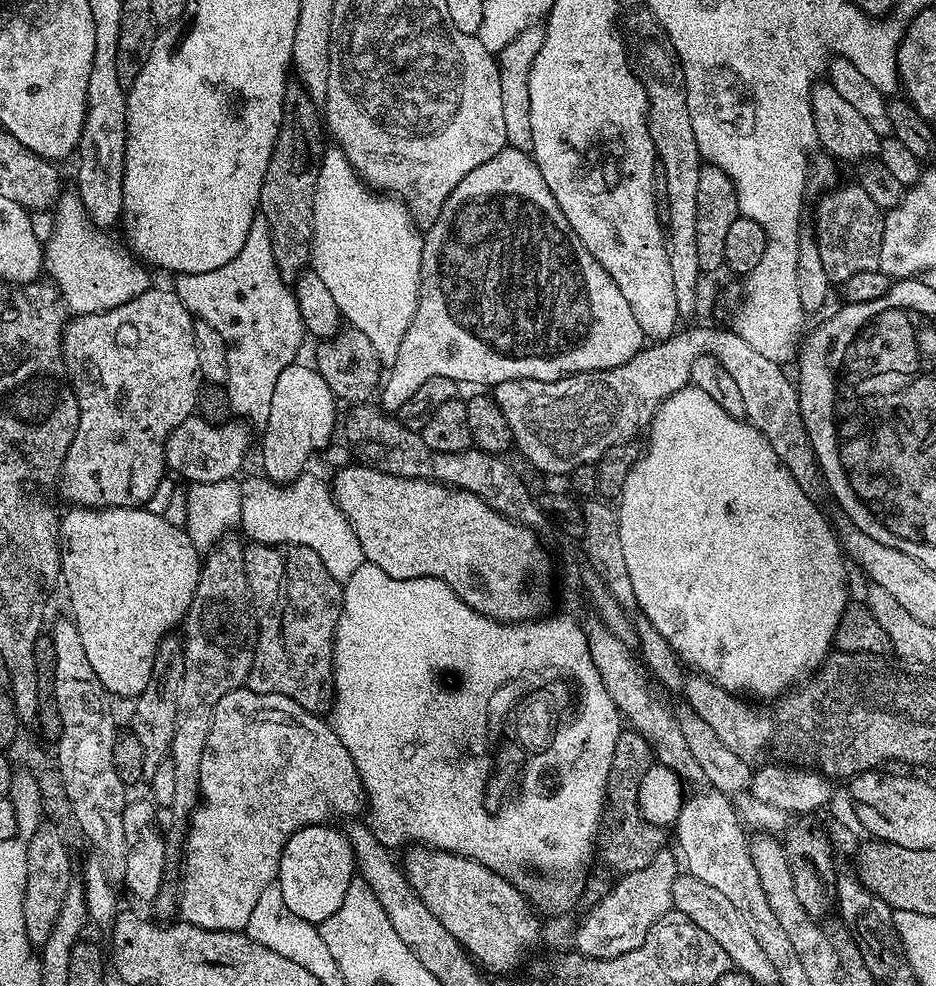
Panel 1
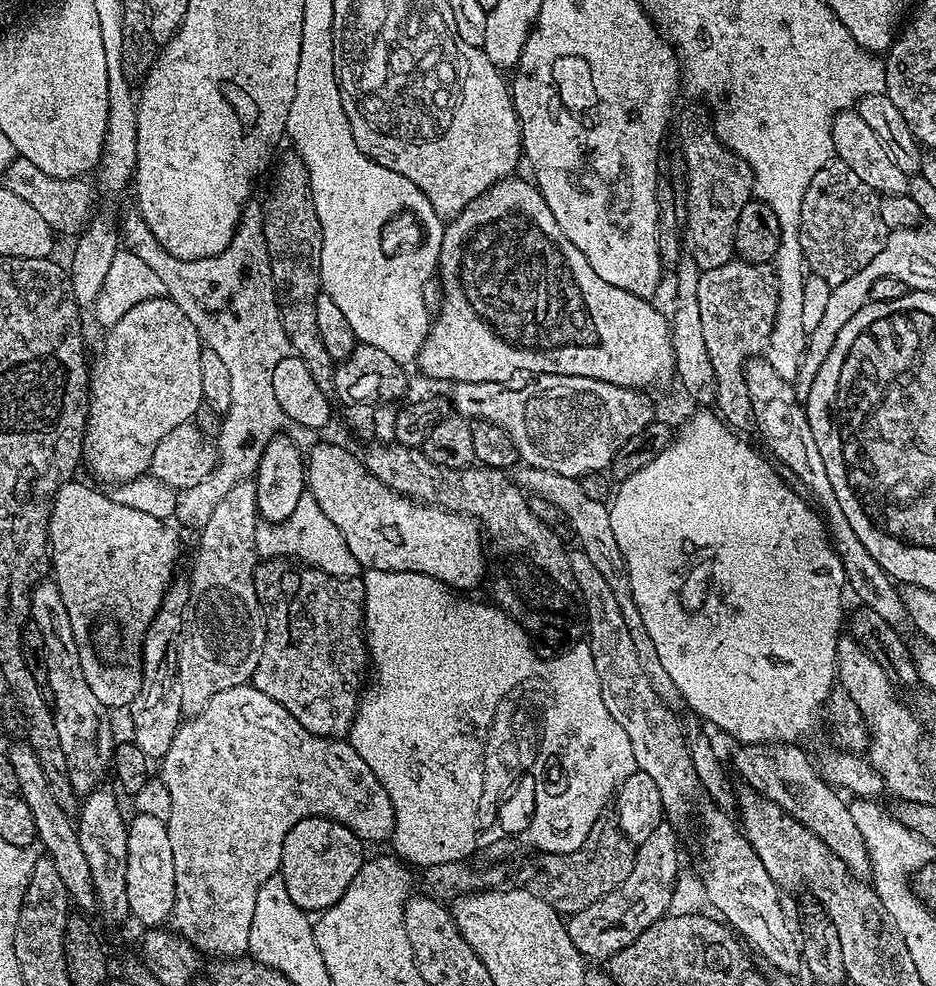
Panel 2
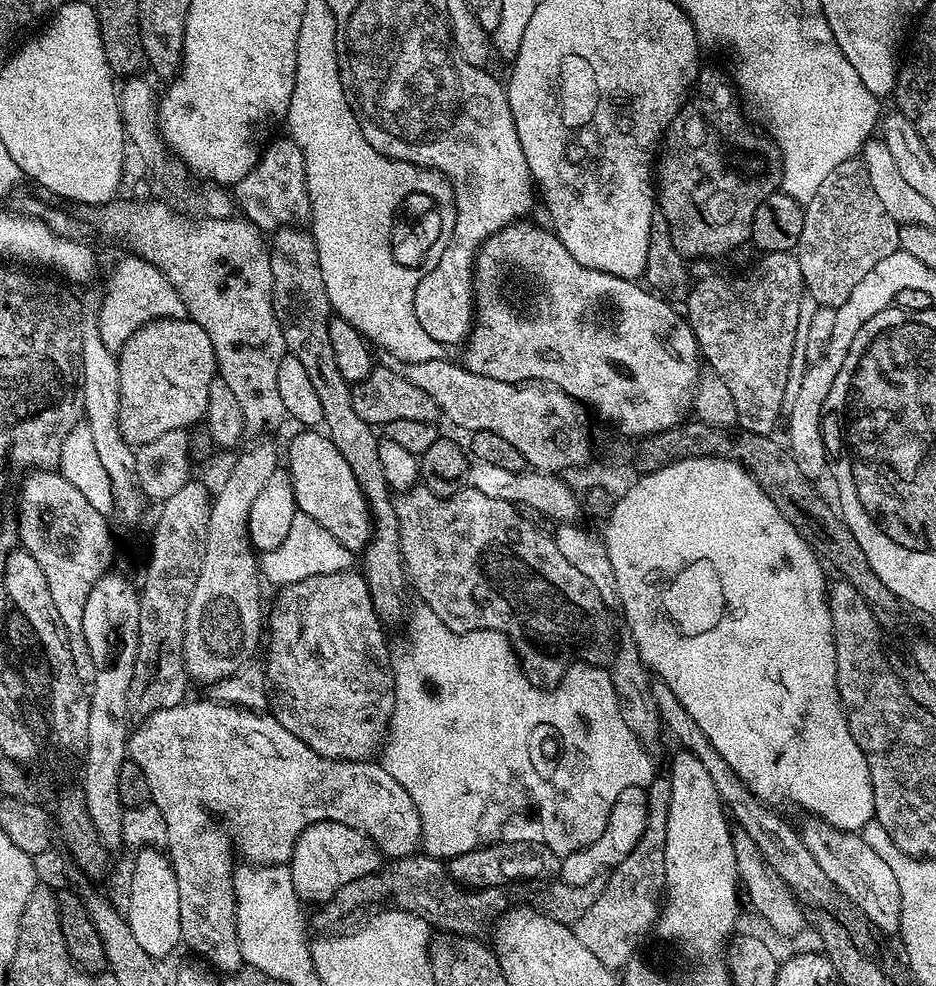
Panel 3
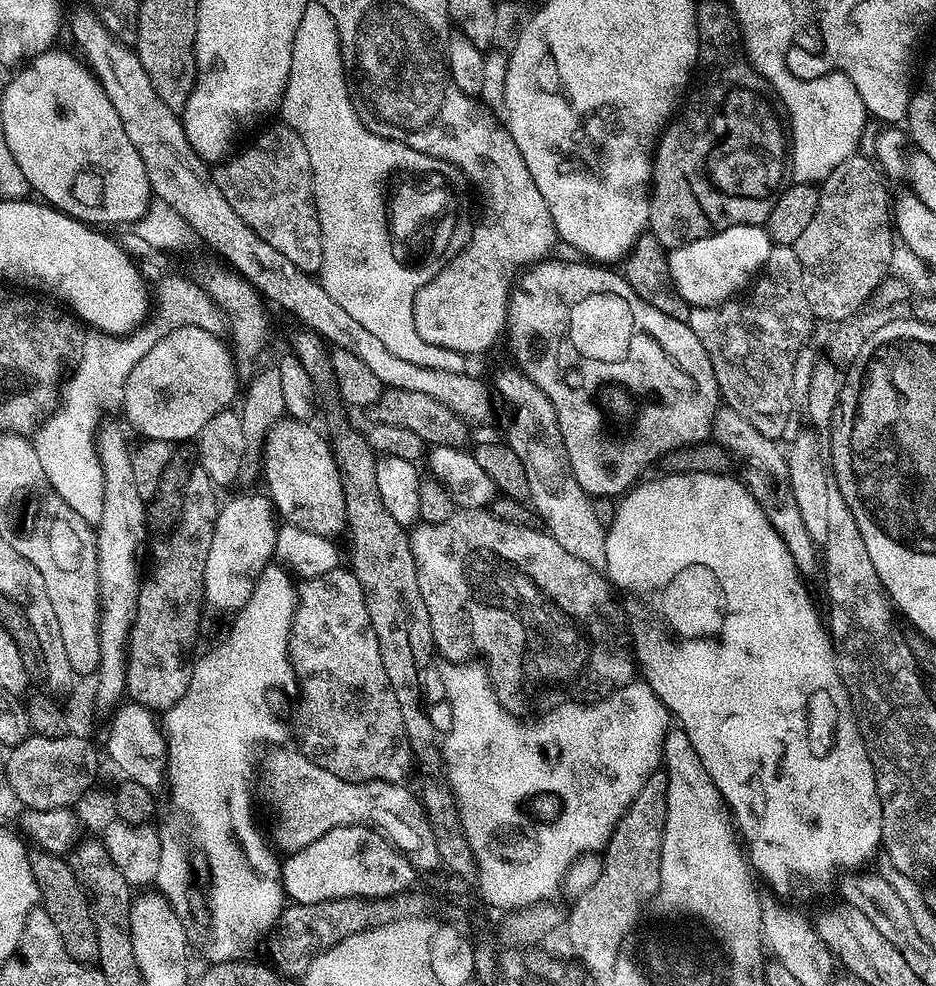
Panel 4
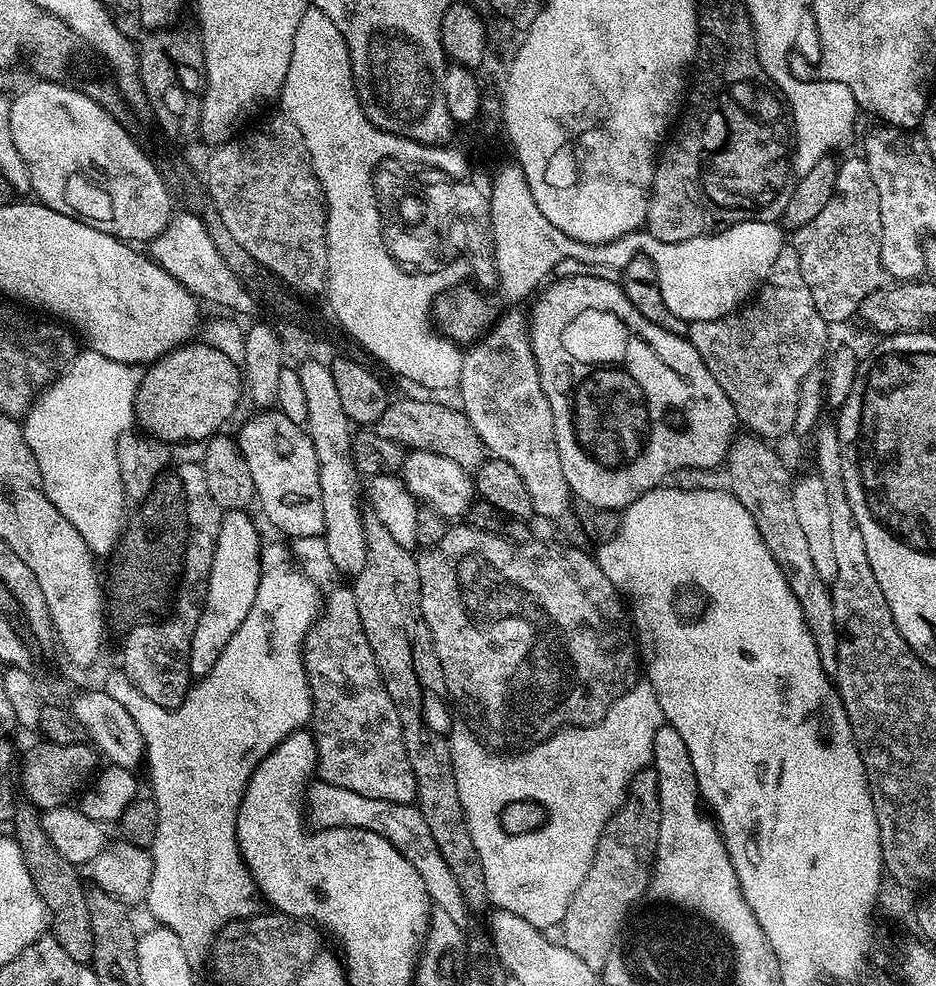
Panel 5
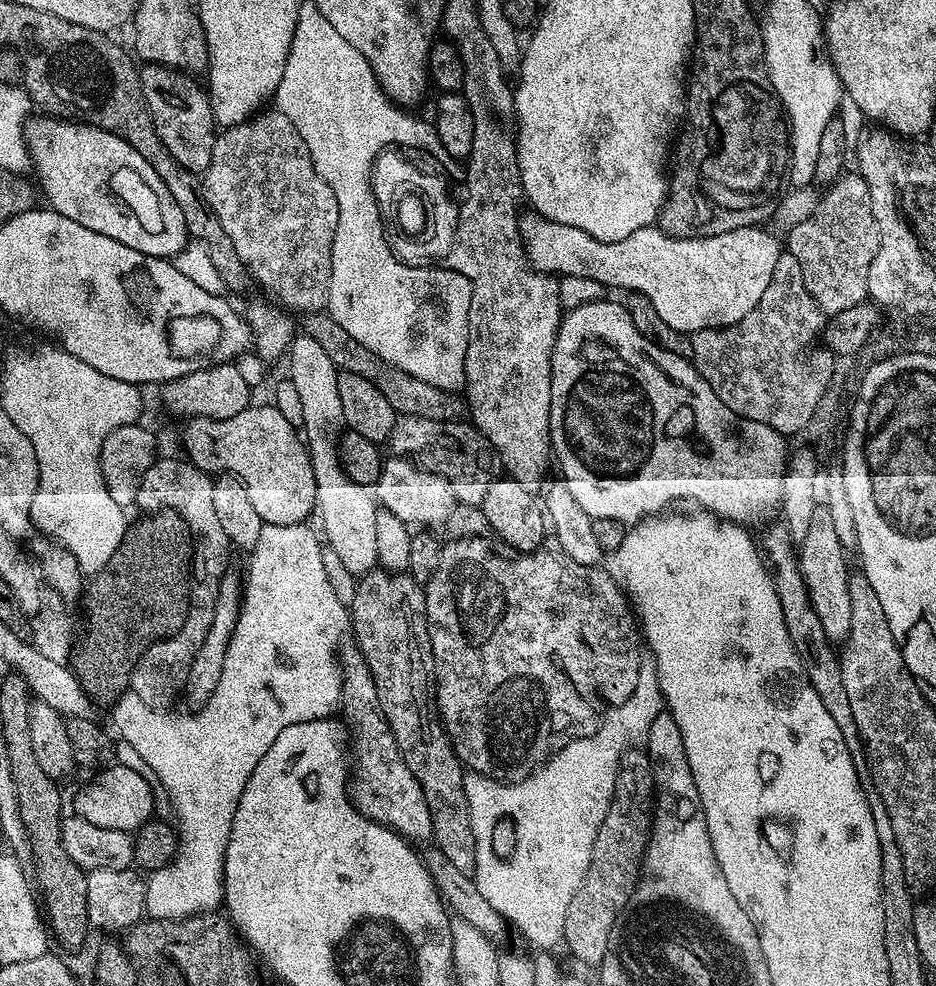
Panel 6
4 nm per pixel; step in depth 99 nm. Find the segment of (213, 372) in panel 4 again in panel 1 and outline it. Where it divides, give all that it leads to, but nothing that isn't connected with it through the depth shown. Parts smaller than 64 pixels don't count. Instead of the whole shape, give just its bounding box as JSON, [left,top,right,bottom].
[58,286,202,508]

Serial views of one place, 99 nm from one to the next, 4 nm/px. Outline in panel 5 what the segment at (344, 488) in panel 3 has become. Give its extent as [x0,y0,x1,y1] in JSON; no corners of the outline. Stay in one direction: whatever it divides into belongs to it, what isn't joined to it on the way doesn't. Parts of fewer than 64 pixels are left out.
[238,410,324,538]

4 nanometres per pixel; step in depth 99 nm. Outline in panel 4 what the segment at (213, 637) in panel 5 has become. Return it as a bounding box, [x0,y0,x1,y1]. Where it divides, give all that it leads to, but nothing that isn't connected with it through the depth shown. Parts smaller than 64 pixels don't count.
[204,495,278,614]

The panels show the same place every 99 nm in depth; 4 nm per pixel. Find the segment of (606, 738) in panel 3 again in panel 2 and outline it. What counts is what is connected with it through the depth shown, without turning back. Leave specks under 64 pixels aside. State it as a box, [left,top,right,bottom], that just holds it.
[347,568,637,866]

